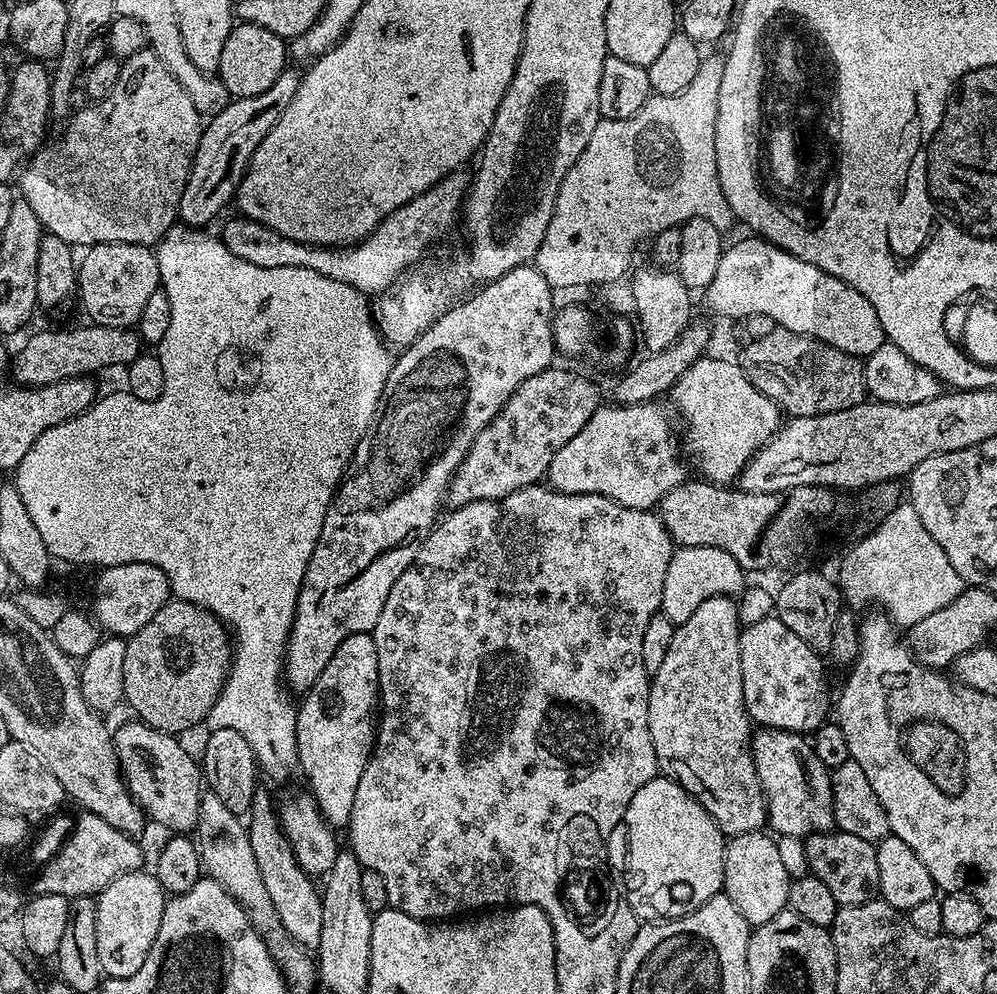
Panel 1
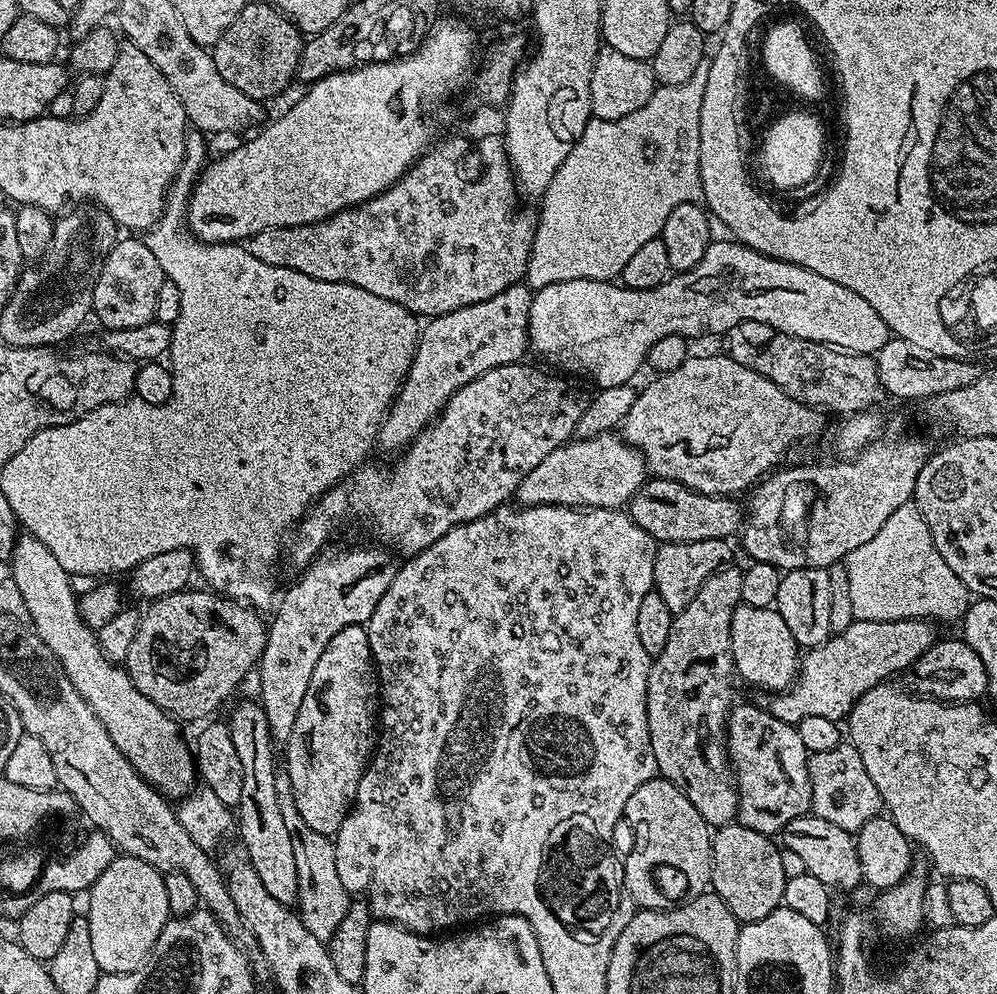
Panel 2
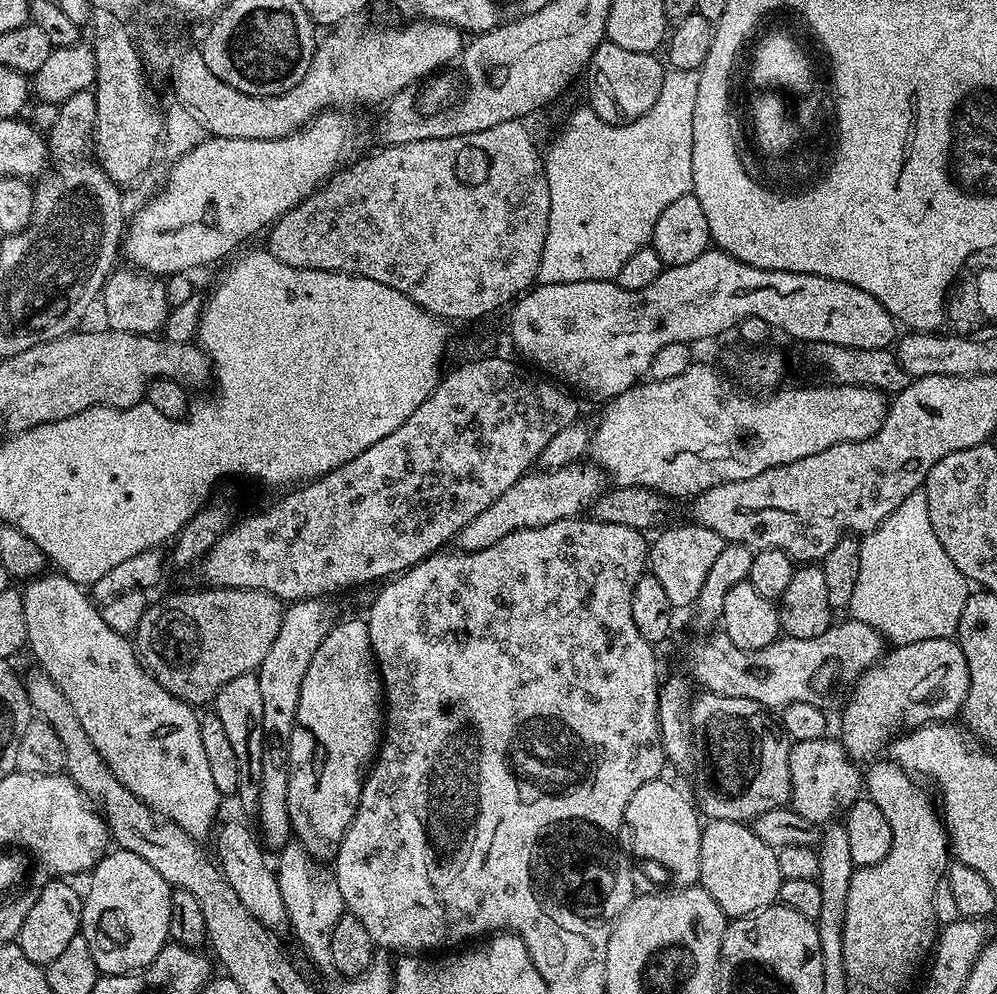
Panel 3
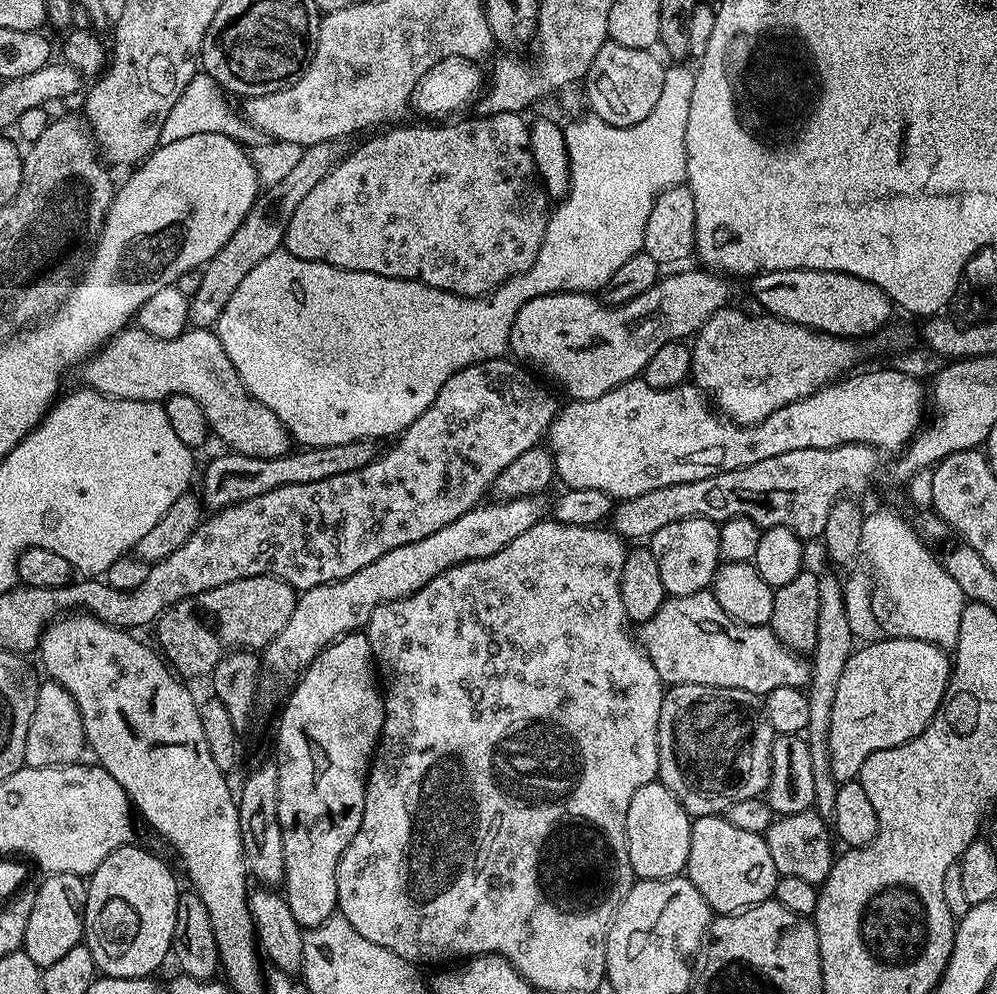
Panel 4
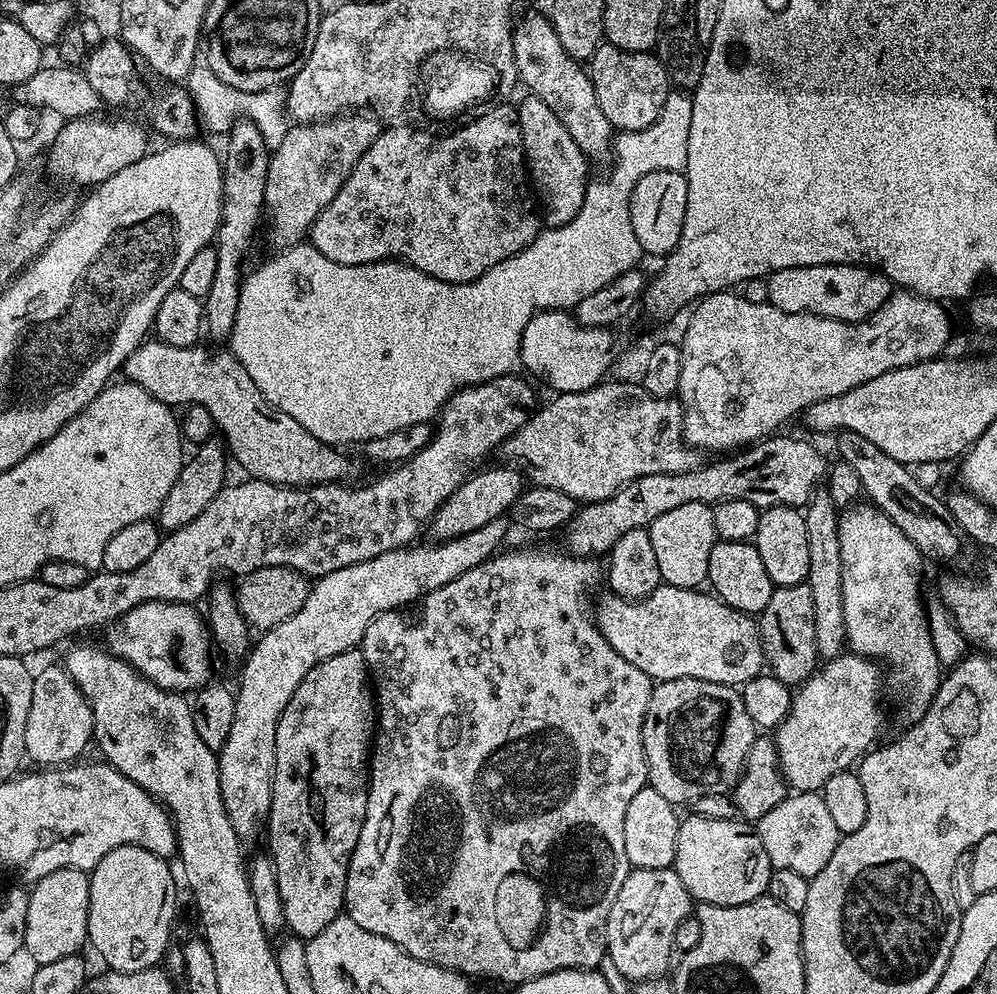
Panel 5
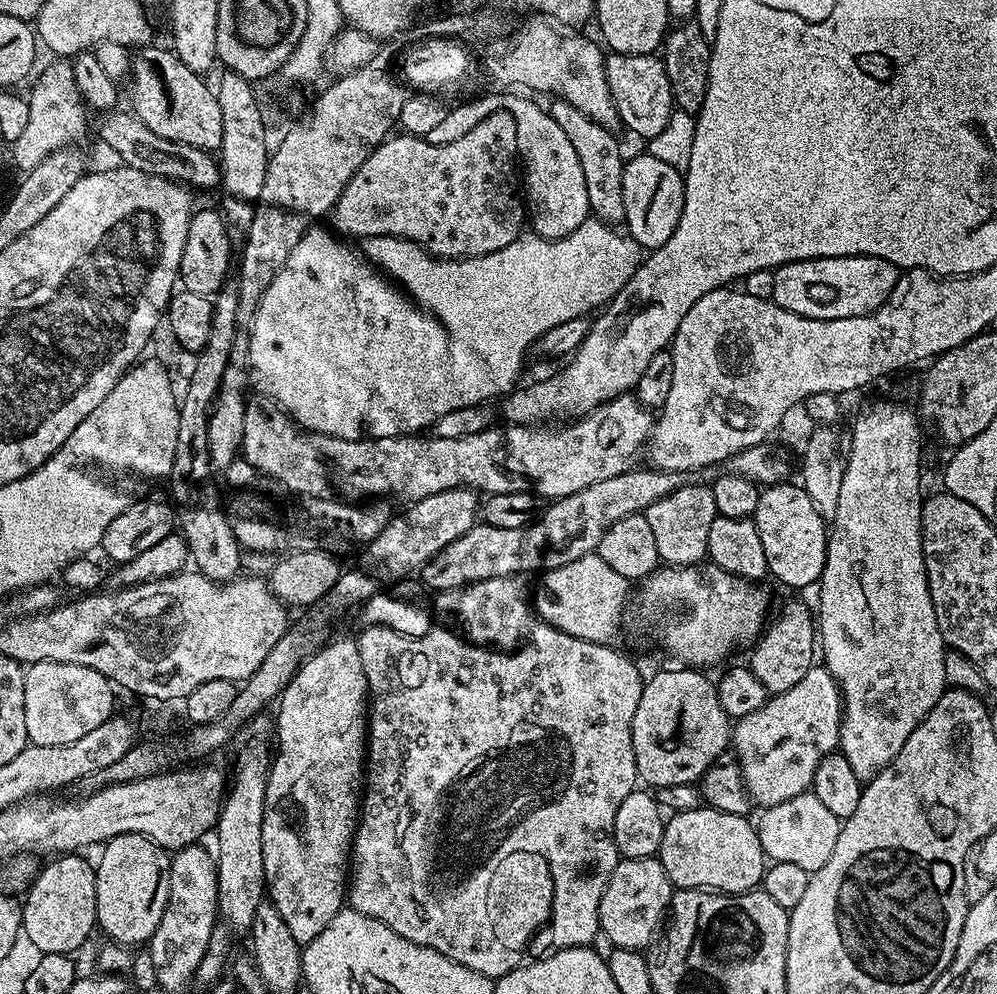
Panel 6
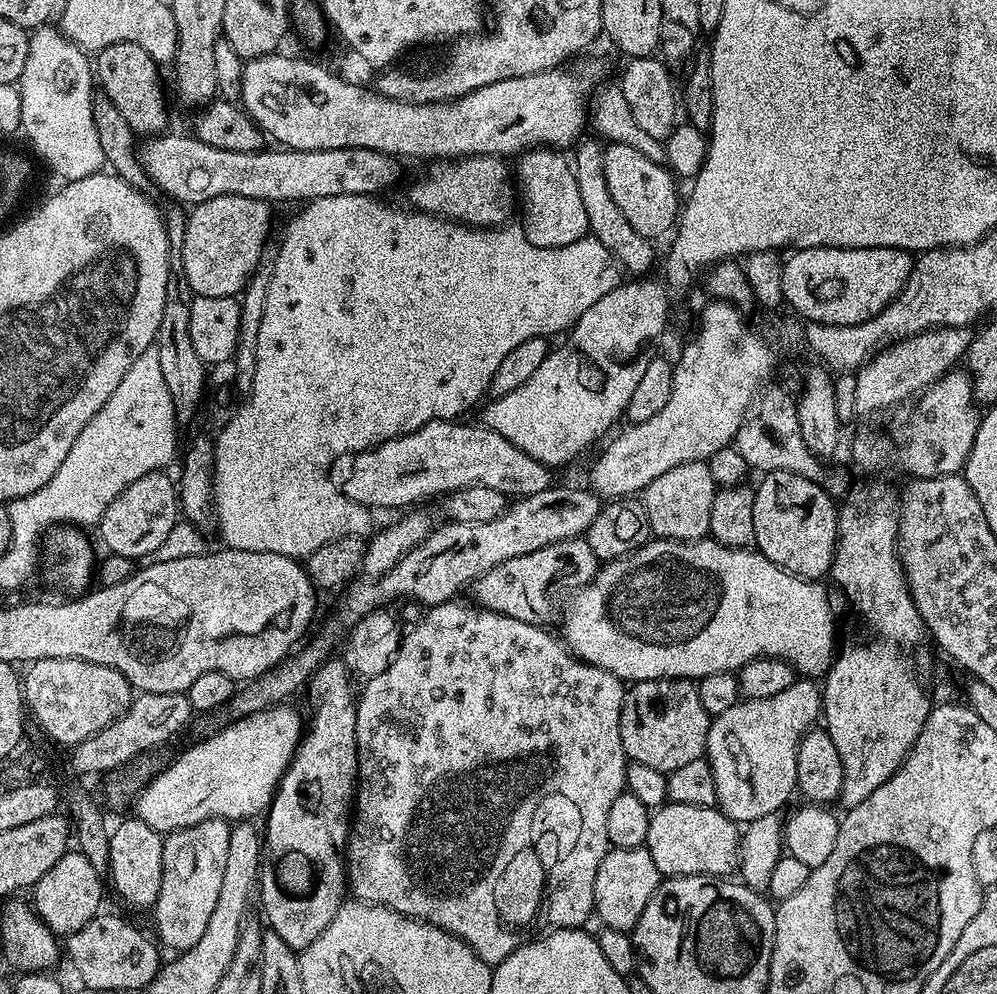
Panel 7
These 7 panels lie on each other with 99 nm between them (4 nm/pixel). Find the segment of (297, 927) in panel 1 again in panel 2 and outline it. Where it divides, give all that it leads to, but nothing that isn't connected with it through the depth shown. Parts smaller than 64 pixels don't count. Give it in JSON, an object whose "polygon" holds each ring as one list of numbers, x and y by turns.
{"polygon":[[257,701,242,702,233,710,226,723,242,767,243,784,241,797,236,805,236,830,237,833,240,832,247,854,245,857,270,896,283,904,293,905,298,884,294,846,291,845,286,822,278,807,274,785,278,769,274,762,274,742,269,734,265,712]]}

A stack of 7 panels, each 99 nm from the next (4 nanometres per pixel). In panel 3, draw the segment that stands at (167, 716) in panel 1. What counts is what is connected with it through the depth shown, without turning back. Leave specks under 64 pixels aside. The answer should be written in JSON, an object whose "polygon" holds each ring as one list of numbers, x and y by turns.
{"polygon":[[203,587,197,592,176,592,157,604,149,603,134,633,134,647,148,673,170,694,193,706,211,705,226,682,259,669,262,658,274,646,274,638,278,638,285,610,278,597,257,588]]}

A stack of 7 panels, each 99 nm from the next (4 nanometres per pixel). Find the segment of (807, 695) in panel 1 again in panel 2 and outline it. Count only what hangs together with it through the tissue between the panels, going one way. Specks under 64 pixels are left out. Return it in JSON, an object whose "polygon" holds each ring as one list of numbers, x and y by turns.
{"polygon":[[741,603,734,610,734,618,730,622,730,646,732,647,732,666,737,677,740,676,748,684,756,688,765,688,768,694,783,692,792,687,800,671,802,659,801,649,798,647,794,634,790,634,786,622,782,622,782,614,778,614,775,607,759,608]]}

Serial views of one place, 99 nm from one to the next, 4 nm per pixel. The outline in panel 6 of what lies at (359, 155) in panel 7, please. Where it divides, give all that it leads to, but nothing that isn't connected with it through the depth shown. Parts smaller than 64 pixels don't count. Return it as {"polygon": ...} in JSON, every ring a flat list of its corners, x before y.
{"polygon":[[113,110,99,117,100,136,104,139,105,146,116,152,121,159,119,161,125,167,175,179,191,187,212,188,219,185,221,181,219,163,211,153,202,151,201,148,171,143,168,139,162,139,138,119,135,113,128,110,120,111]]}

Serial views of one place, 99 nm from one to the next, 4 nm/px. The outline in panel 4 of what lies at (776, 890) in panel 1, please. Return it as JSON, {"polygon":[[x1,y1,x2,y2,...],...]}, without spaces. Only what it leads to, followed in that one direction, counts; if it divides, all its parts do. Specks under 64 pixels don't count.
{"polygon":[[723,815,693,819,686,875,716,914,743,912,745,908,765,904,773,899,778,879,767,839,758,832,738,830]]}

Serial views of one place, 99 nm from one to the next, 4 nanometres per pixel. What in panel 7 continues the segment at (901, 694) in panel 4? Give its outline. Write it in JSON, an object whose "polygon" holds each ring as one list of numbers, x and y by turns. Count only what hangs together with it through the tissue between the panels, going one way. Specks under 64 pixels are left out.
{"polygon":[[798,678,782,694,770,698,737,700,730,710,711,717,708,725,708,737,704,751,708,769,714,778,716,803,724,815,735,820,737,825,747,826,752,821,779,813,780,807,797,791,796,775,798,774,798,754,800,739,821,719,822,692,817,681,812,678]]}

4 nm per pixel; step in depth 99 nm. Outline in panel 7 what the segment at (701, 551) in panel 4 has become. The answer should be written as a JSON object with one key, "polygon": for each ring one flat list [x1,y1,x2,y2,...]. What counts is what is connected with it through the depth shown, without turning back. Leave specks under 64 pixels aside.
{"polygon":[[703,460,686,462,682,466,674,466,674,470,666,470,666,474,654,478,654,482,650,482,642,493,651,535,661,540,705,539,710,526,710,506,714,506,717,491,718,485]]}

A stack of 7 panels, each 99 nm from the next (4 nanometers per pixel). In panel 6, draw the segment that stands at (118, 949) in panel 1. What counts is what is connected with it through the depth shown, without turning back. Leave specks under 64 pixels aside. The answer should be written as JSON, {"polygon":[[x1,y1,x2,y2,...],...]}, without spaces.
{"polygon":[[118,834,103,845,104,853,100,861,95,861,96,885,96,923,99,931,108,935,107,939,113,944,133,946,132,944,147,945,152,939,154,930,158,930,158,922,162,922,162,910,166,910,166,894,170,894,170,866,172,856,168,849,159,848,150,838,142,834]]}

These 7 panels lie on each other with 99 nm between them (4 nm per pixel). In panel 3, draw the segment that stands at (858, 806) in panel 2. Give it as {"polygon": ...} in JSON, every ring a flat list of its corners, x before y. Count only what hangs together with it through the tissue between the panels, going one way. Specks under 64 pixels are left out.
{"polygon":[[836,738,795,741,789,751,790,782,792,799,790,806,806,822,823,826,833,819,835,812,847,813,854,801,862,796,862,772,844,751,843,744]]}

